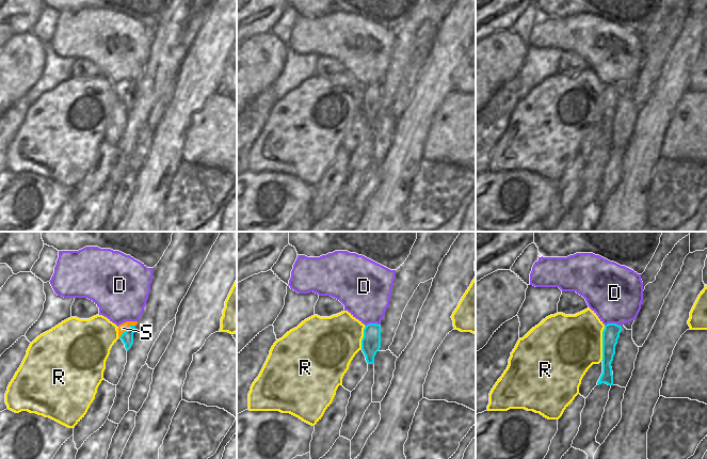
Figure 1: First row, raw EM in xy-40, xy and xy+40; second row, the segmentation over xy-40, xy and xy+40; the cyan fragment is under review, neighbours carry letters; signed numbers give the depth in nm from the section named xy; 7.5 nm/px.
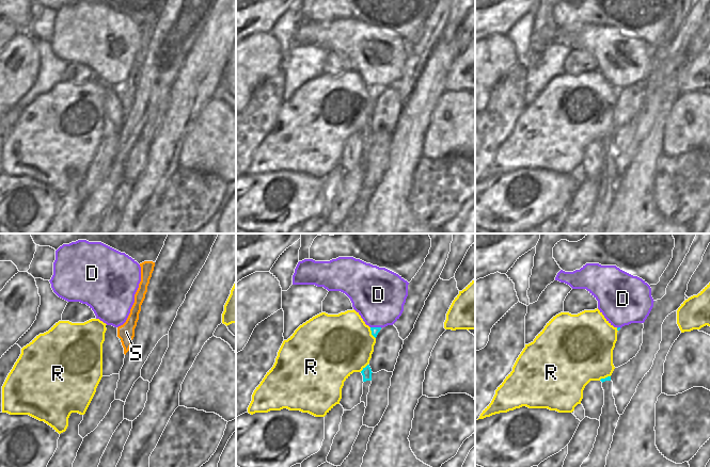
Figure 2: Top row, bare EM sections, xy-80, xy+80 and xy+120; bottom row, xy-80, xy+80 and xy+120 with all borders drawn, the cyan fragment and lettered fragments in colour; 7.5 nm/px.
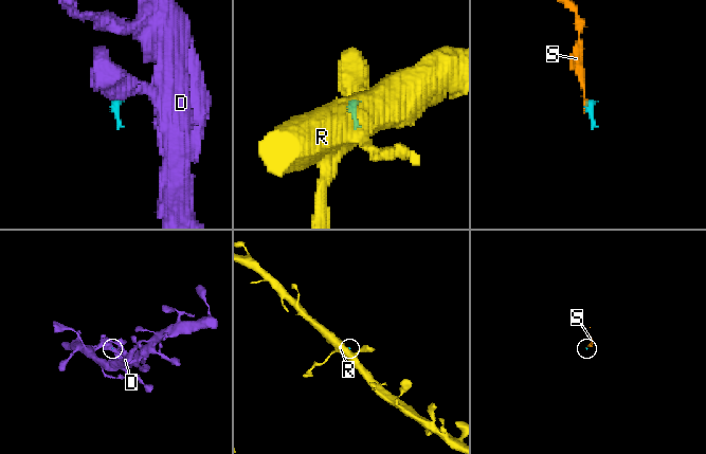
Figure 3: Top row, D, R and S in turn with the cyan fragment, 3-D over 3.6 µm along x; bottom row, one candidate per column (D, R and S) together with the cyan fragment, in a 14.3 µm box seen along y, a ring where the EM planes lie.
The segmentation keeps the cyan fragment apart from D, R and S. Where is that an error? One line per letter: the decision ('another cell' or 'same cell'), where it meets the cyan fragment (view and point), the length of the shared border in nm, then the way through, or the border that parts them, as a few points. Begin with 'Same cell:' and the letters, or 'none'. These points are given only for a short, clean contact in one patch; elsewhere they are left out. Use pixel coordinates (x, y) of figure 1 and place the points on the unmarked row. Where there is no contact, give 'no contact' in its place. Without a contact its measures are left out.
Same cell: S
D: another cell | xy+40 (612, 84) | 130 nm | along xy+40 (621, 85), (607, 84), (605, 86)
R: another cell | xy+40 (603, 104) | 260 nm | along xy+40 (605, 86), (603, 92), (603, 119), (600, 121)
S: same cell | xy-40 (127, 91) | 160 nm | across xy-40 (127, 98), (127, 91), (123, 89)

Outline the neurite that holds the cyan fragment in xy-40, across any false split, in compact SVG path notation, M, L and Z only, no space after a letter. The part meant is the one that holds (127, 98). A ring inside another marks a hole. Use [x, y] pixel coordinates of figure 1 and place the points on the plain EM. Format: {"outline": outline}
{"outline": "M126 82L118 86L118 98L125 105L125 109L128 112L133 105L133 94L138 82Z"}

